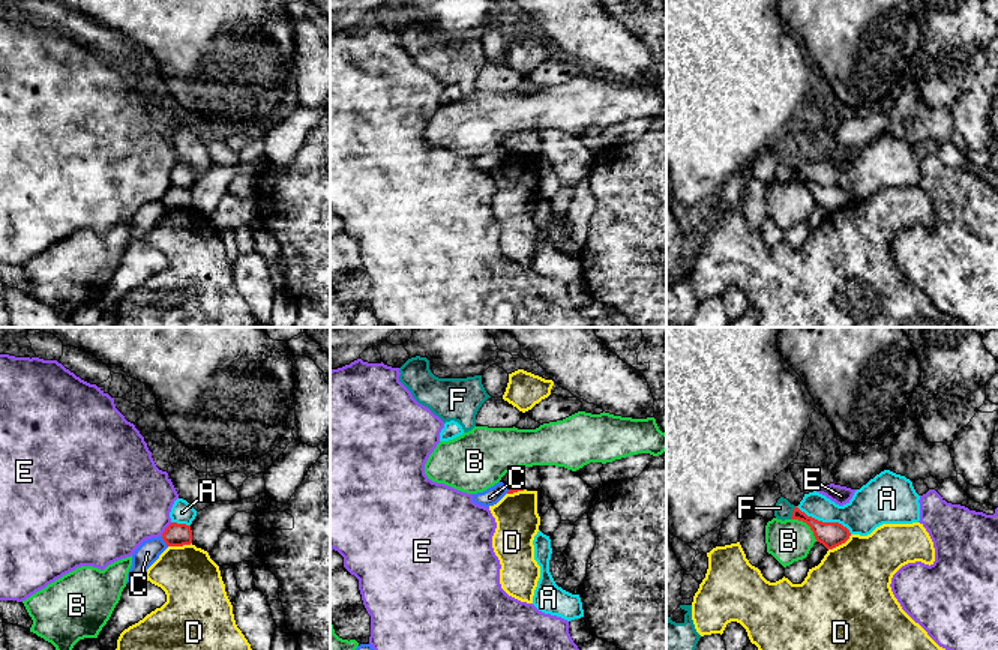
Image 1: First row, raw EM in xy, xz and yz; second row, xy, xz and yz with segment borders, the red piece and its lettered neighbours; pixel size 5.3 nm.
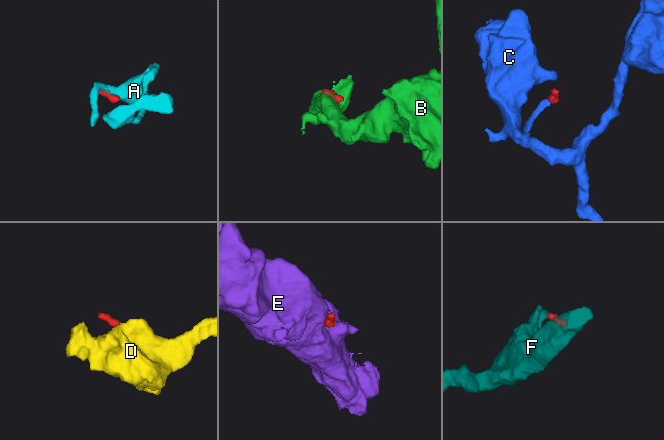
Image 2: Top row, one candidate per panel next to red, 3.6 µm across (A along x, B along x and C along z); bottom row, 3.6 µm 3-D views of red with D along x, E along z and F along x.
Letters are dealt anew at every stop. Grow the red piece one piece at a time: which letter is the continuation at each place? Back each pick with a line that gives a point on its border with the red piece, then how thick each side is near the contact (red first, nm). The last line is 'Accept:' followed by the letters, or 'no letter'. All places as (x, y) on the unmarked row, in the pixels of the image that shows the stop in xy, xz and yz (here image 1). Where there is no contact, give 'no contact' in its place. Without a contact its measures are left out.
Accept: no letter

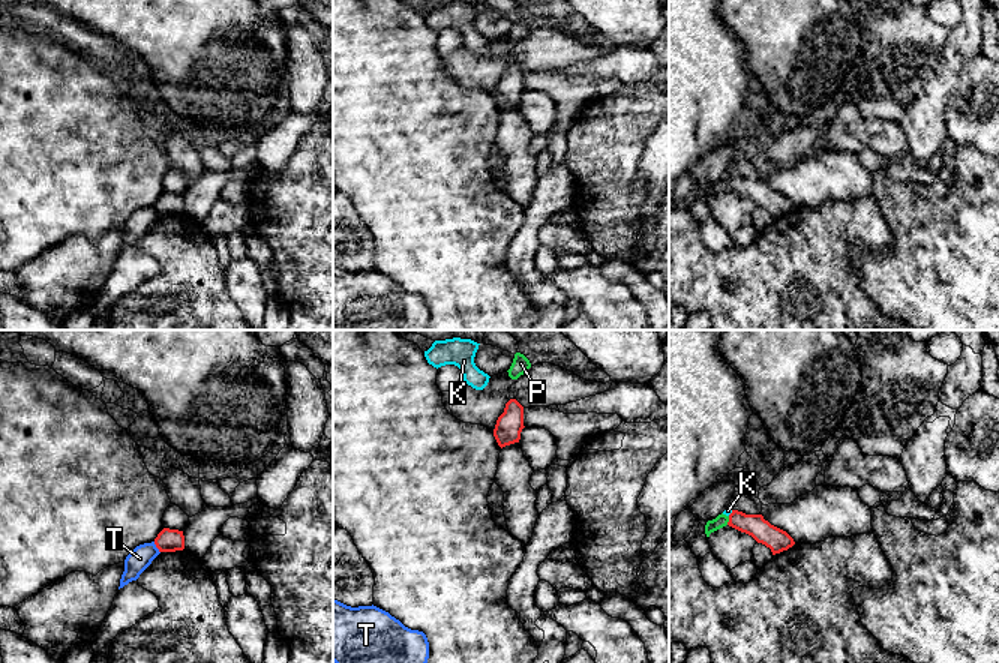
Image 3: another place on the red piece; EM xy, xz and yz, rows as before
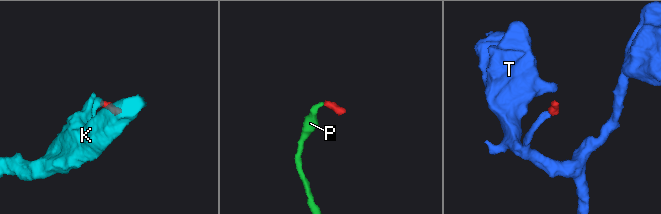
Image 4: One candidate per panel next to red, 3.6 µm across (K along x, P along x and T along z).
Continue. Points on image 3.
P: meets red in yz at (729, 185); 120 nm thick on the red side, 70 nm on the other
Accept: P

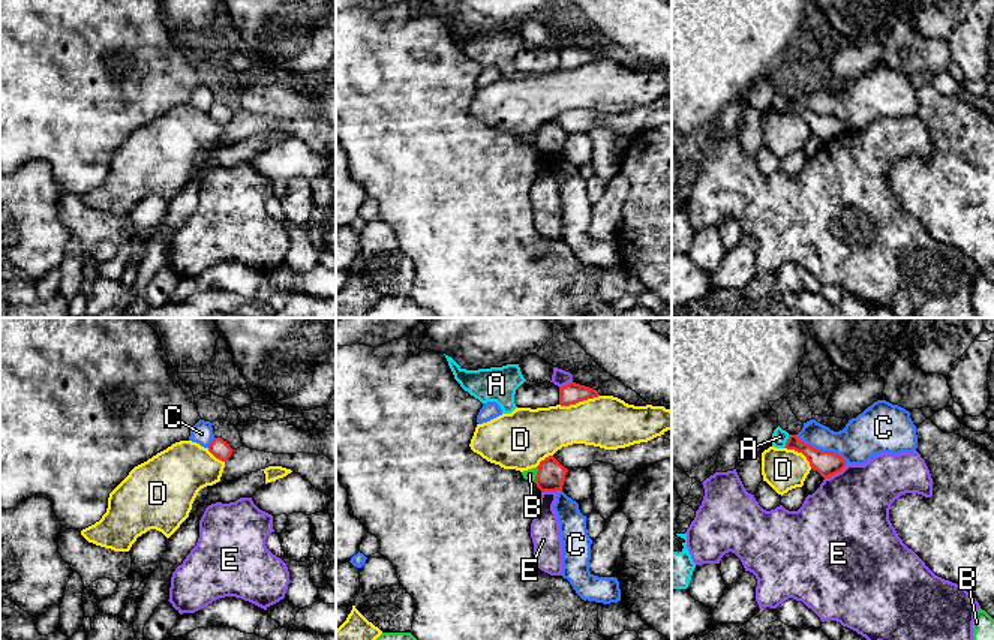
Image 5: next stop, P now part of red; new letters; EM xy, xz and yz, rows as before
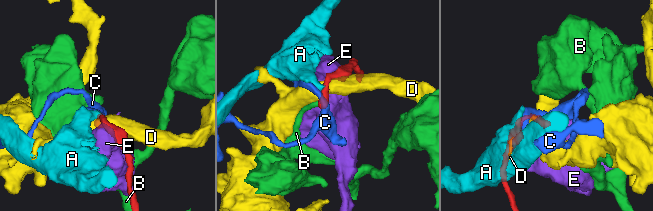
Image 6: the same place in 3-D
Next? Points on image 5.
Accept: no letter

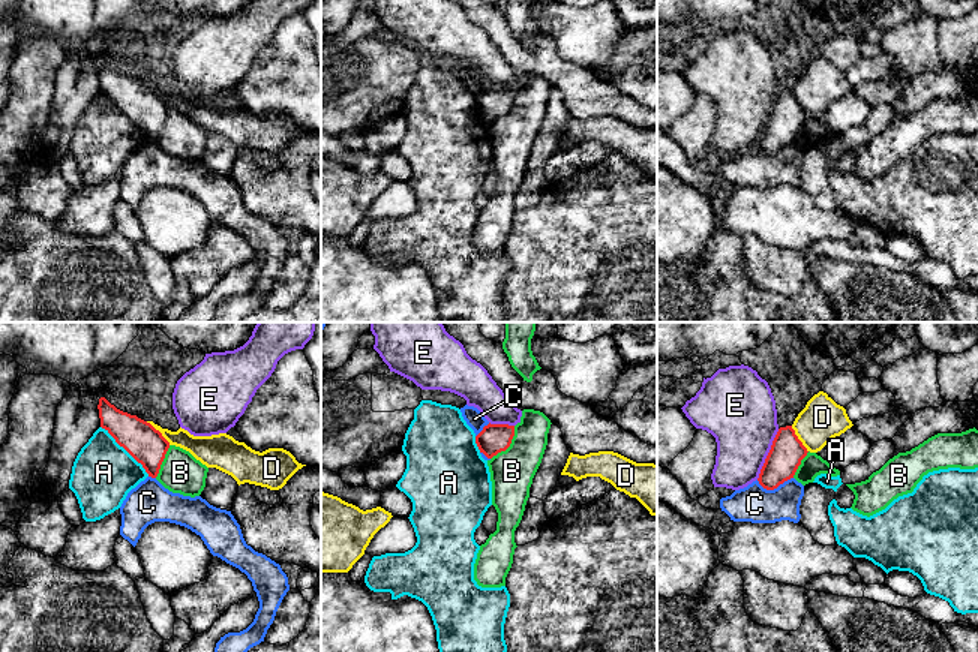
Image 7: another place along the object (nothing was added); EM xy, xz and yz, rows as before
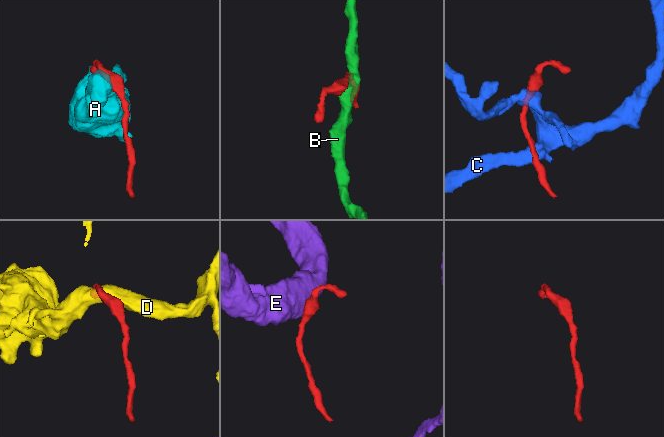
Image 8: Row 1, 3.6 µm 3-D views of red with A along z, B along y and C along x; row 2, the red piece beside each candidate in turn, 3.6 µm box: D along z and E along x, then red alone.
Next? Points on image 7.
Accept: no letter

